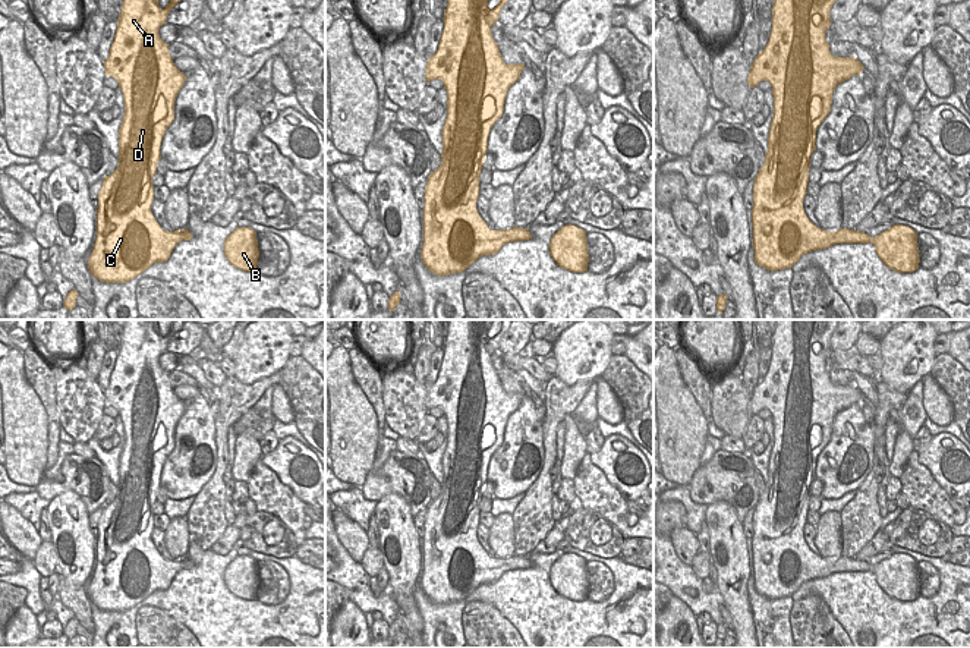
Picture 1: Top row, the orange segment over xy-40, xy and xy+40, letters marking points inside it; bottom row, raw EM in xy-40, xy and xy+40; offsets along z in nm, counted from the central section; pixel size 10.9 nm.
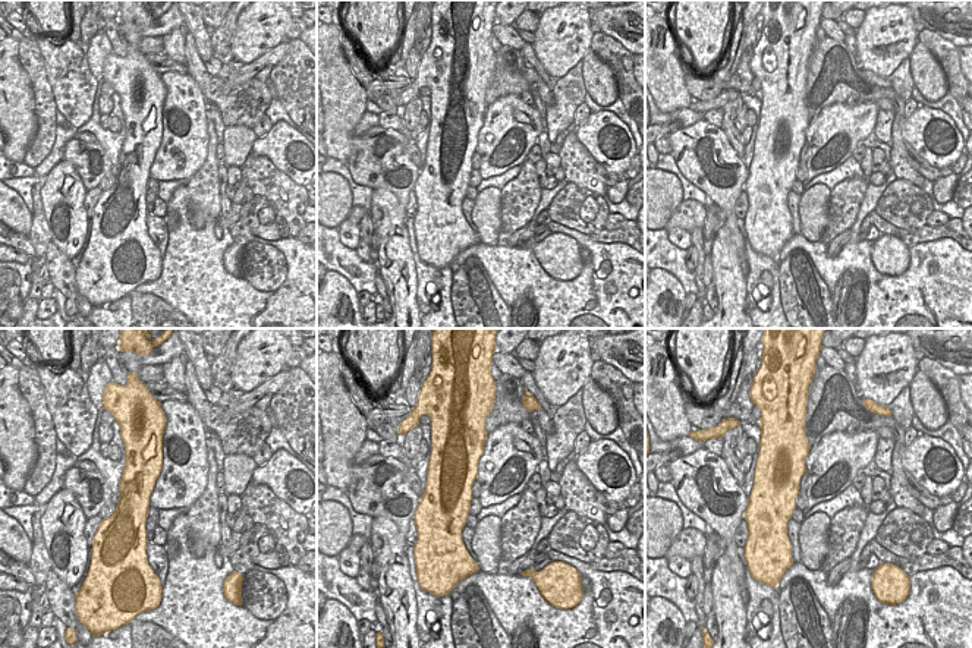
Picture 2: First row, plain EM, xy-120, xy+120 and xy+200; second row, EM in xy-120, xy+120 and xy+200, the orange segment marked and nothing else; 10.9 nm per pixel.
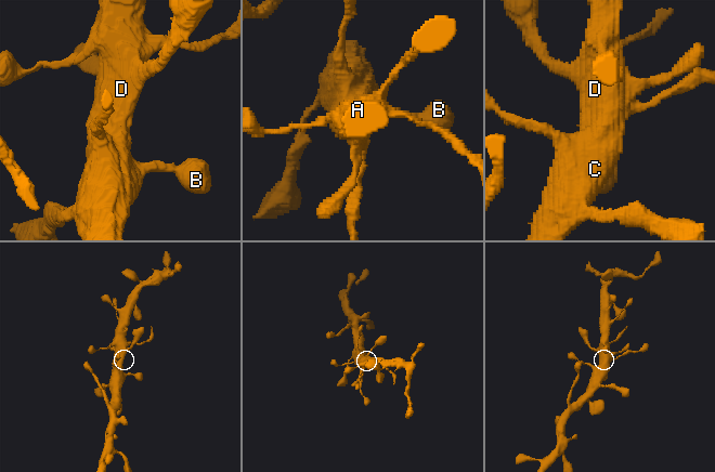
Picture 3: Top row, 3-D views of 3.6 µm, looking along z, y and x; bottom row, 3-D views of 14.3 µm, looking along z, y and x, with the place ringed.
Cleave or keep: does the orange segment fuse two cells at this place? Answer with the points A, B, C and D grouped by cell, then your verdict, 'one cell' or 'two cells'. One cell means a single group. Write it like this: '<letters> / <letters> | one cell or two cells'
A B C D | one cell

